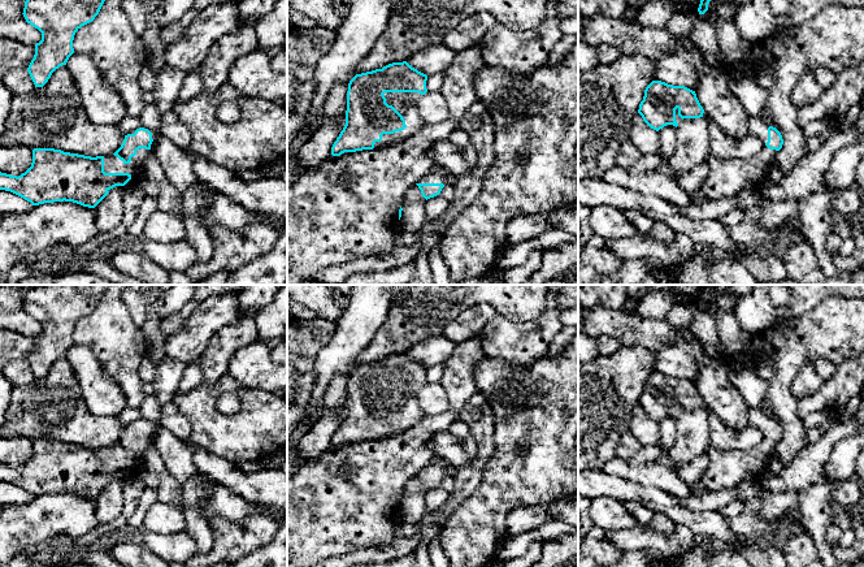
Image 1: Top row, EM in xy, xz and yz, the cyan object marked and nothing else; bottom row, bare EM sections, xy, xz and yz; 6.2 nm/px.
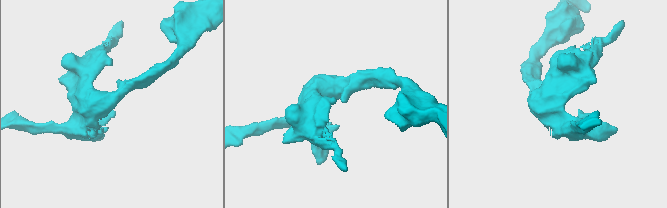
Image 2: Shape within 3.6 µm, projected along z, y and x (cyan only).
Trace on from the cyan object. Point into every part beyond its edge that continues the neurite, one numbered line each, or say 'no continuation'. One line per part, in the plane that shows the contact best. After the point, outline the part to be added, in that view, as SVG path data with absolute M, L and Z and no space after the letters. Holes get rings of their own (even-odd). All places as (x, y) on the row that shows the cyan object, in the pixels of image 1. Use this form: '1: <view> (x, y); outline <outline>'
1: xz (404, 103); outline M386 92L383 94L386 103L392 105L405 120L407 127L394 134L383 134L381 142L375 142L374 147L387 147L398 144L413 137L424 125L417 112L416 101L422 95L418 92Z
2: xz (441, 174); outline M444 165L435 168L426 177L421 178L417 183L443 183L447 185L451 181L452 173L450 173Z

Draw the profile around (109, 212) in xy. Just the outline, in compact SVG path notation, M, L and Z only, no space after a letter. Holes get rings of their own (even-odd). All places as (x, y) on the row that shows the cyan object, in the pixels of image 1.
M116 189L95 207L96 228L99 231L109 231L122 222L123 217L123 191Z

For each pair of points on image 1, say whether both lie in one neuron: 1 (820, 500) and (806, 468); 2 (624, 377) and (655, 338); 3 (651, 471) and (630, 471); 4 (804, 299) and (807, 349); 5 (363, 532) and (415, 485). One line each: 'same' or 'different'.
1: different
2: different
3: same
4: different
5: different

